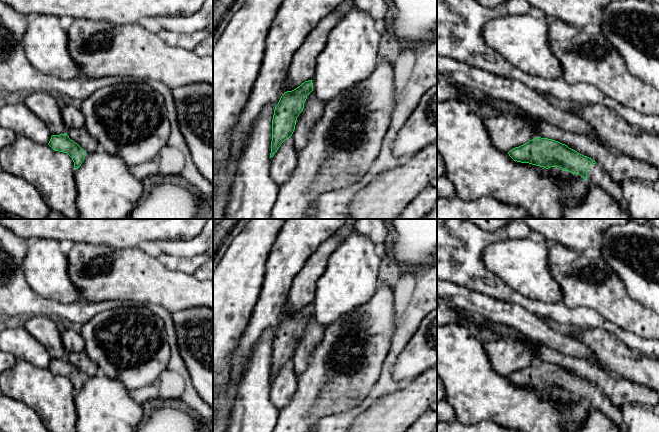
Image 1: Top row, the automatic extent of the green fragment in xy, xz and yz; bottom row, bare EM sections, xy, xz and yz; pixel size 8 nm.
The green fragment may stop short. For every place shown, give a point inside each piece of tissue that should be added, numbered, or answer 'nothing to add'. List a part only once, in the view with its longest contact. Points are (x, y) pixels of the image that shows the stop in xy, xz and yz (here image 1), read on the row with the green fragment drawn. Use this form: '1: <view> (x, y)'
1: yz (595, 174)

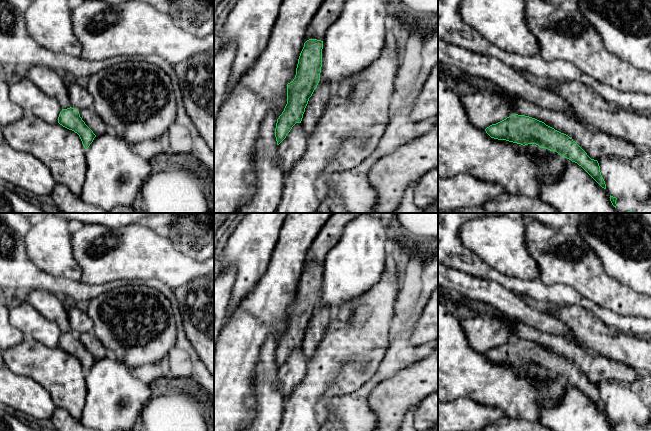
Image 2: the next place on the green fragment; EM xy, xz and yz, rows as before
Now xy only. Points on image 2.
nothing to add

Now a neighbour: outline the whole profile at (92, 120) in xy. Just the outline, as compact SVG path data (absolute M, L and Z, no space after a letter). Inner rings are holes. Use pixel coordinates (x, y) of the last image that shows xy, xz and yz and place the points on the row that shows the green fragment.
M92 107L81 109L79 114L85 124L93 131L96 136L104 134L108 131L106 124L96 114Z

